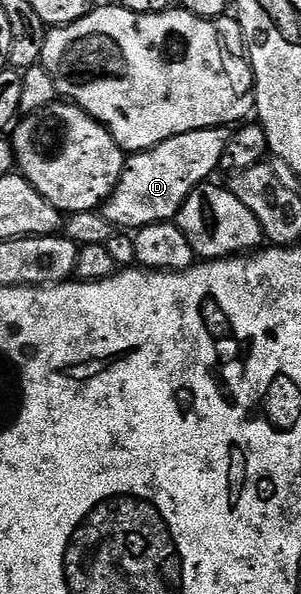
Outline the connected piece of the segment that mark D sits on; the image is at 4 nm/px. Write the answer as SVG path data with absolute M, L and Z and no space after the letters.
M217 128L214 130L195 130L174 136L162 144L158 144L152 150L142 150L133 153L125 161L124 171L114 188L114 192L105 200L102 213L105 220L114 228L124 232L135 232L141 226L154 222L171 222L177 212L182 208L186 196L194 188L204 185L213 177L212 173L219 168L220 162L225 161L230 134L227 129Z

